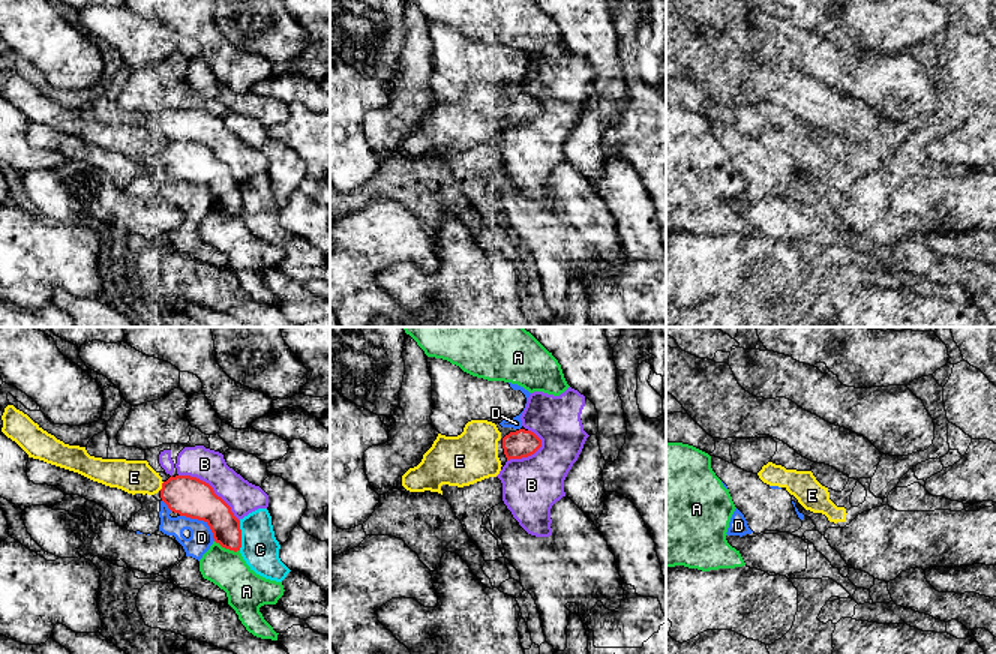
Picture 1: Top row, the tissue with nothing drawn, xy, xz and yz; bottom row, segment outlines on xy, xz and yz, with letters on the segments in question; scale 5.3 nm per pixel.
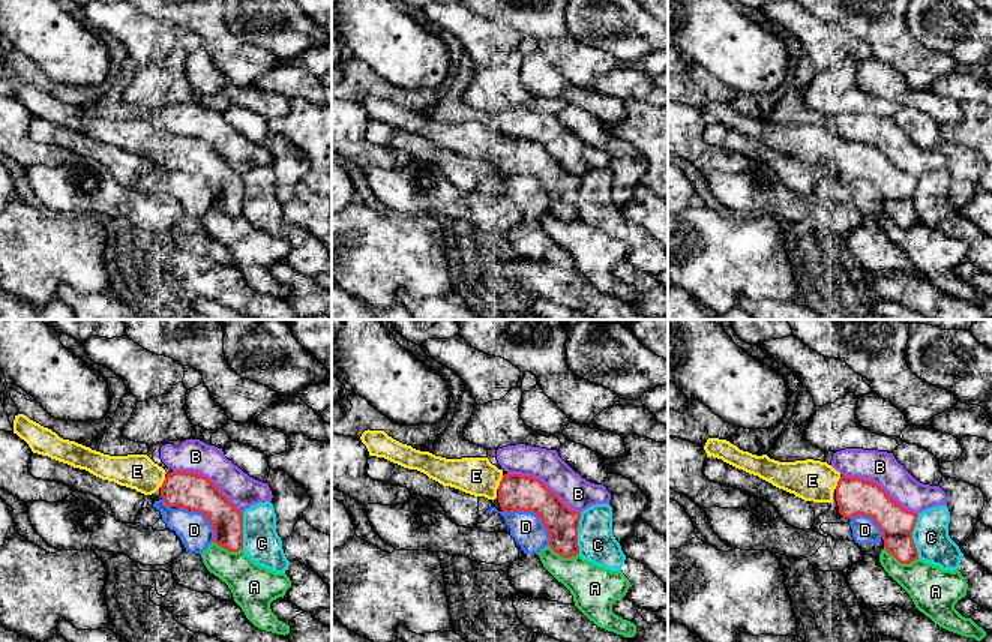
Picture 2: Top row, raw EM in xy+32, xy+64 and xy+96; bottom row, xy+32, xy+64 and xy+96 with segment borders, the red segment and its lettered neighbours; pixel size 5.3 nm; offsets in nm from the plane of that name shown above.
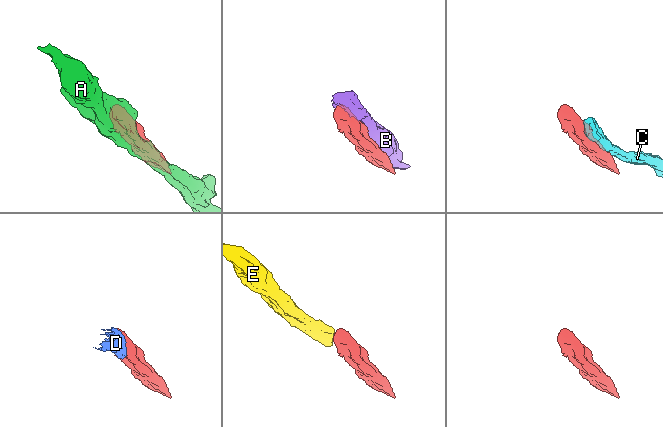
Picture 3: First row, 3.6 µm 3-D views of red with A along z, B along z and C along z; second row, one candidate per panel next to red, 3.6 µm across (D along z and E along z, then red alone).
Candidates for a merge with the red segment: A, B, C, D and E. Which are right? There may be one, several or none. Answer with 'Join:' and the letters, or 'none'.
Join: E

